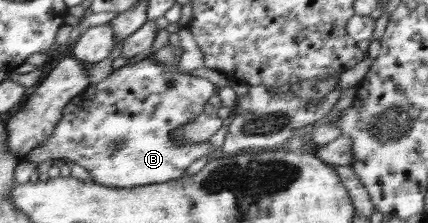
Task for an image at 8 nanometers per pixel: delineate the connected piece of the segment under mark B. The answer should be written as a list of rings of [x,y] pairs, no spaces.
[[[150,57],[134,63],[126,64],[114,73],[88,86],[78,98],[72,99],[64,109],[64,117],[56,127],[54,135],[48,142],[36,147],[26,161],[41,164],[44,161],[61,159],[83,166],[98,183],[108,187],[132,188],[137,186],[151,186],[156,183],[172,182],[182,178],[190,161],[207,156],[210,159],[221,154],[214,151],[208,141],[200,143],[182,143],[170,137],[170,132],[184,126],[192,118],[204,111],[208,99],[217,93],[218,87],[198,76],[192,76],[182,71],[166,71],[160,63],[152,61]]]

